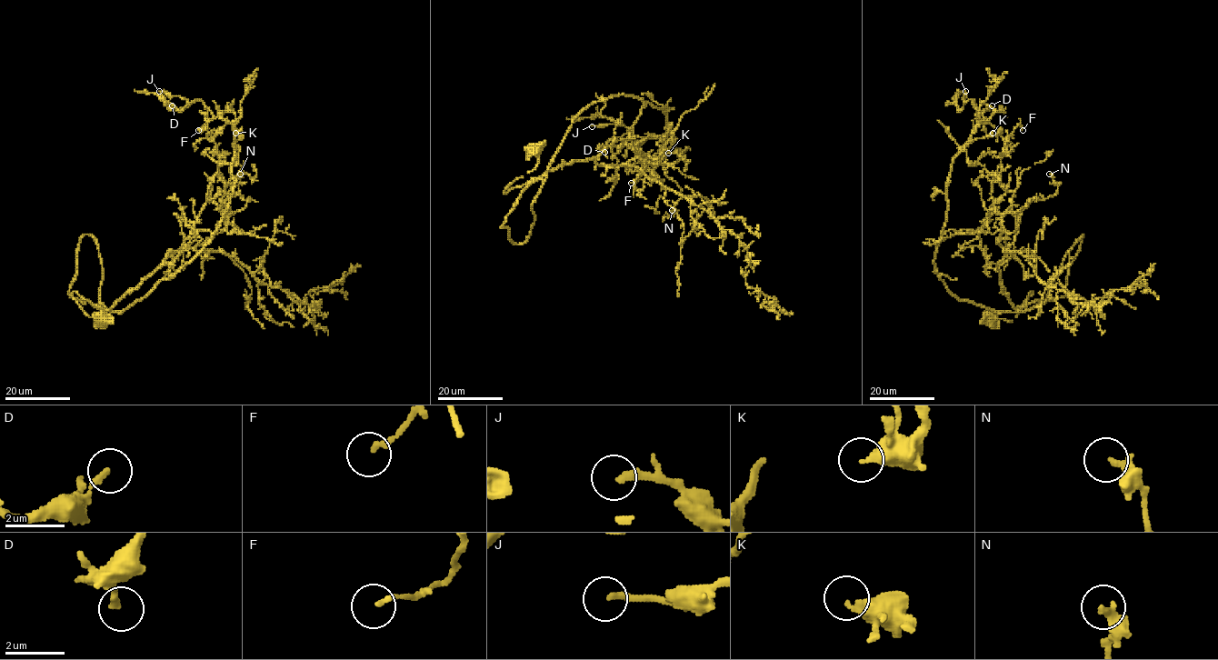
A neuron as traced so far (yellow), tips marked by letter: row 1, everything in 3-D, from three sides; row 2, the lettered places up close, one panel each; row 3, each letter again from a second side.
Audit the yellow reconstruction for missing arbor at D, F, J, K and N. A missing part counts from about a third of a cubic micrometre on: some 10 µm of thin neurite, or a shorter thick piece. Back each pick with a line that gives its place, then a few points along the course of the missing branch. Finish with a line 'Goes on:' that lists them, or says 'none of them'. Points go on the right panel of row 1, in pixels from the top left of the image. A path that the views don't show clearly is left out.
Goes on: none of them

